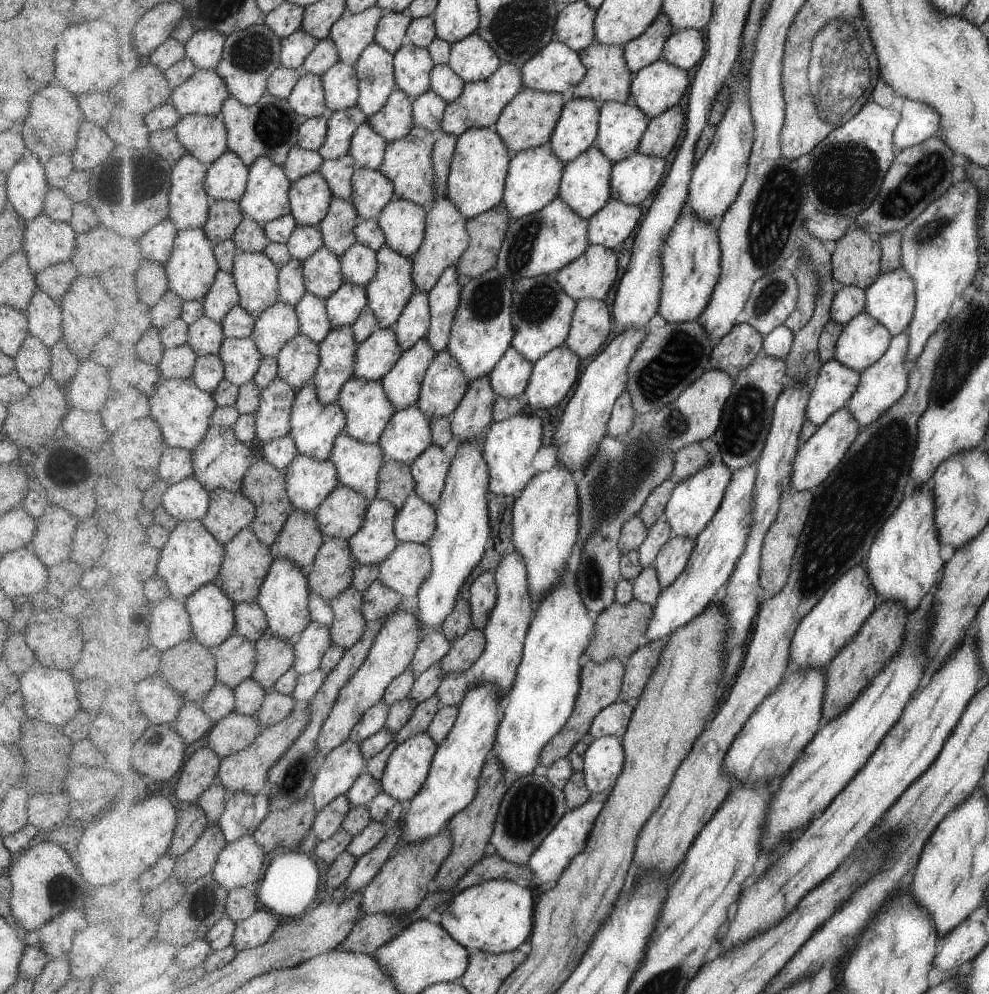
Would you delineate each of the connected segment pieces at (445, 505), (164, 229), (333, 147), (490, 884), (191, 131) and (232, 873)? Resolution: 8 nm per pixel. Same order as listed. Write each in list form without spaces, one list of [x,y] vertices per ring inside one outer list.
[[[483,375],[470,382],[466,396],[451,415],[452,431],[458,446],[452,458],[446,488],[437,504],[438,528],[428,542],[432,554],[432,573],[419,591],[420,601],[416,612],[422,622],[422,630],[435,630],[454,612],[457,605],[455,598],[459,598],[467,578],[481,564],[491,538],[490,464],[483,450],[485,437],[479,434],[483,434],[494,420],[494,406],[498,397],[490,375]]]
[[[170,218],[154,226],[140,240],[140,247],[145,258],[167,264],[174,252],[178,234],[178,226]]]
[[[357,106],[344,111],[332,111],[328,114],[328,135],[326,144],[318,151],[324,159],[336,159],[350,153],[355,131],[368,116]]]
[[[493,879],[455,893],[450,899],[441,911],[441,925],[469,951],[510,953],[529,941],[534,933],[535,894],[522,883]]]
[[[188,114],[175,129],[189,154],[208,166],[229,150],[228,130],[221,116]]]
[[[245,835],[221,852],[213,877],[229,893],[239,887],[249,887],[264,878],[269,859],[270,855],[263,852],[253,835]]]

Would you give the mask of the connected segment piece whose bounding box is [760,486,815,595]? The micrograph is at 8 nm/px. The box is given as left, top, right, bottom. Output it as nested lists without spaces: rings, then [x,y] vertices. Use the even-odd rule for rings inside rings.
[[[786,488],[782,494],[780,511],[776,521],[771,525],[769,532],[765,535],[762,548],[762,572],[761,586],[763,590],[767,589],[771,594],[776,595],[785,588],[788,578],[793,569],[794,558],[798,554],[798,546],[803,529],[806,528],[807,521],[810,518],[811,510],[814,509],[815,495],[812,490],[800,491],[798,488]]]

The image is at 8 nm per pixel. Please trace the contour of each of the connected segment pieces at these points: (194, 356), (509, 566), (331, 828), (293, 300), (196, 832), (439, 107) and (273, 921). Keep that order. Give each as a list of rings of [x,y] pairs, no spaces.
[[[189,343],[166,348],[164,359],[159,364],[160,373],[165,379],[191,378],[198,358],[198,354]]]
[[[514,550],[506,554],[495,573],[498,605],[484,630],[487,641],[485,652],[472,666],[469,678],[471,687],[486,682],[495,683],[503,700],[509,694],[515,679],[518,677],[518,668],[522,664],[526,636],[530,632],[531,621],[536,615],[537,604],[530,591],[526,560],[519,551]]]
[[[347,796],[337,797],[325,809],[318,811],[312,828],[312,841],[326,841],[334,837],[342,828],[343,821],[353,808]]]
[[[291,259],[280,267],[279,301],[295,305],[308,293],[303,263],[299,259]]]
[[[185,806],[185,808],[179,808],[179,822],[176,829],[174,842],[169,850],[169,856],[174,860],[187,854],[197,841],[201,838],[201,835],[208,829],[211,824],[208,820],[206,812],[199,806]]]
[[[433,89],[413,101],[416,124],[433,132],[441,131],[448,102]]]
[[[257,911],[251,918],[236,925],[234,947],[238,951],[244,951],[263,946],[271,940],[274,932],[280,927],[280,919],[272,911]]]

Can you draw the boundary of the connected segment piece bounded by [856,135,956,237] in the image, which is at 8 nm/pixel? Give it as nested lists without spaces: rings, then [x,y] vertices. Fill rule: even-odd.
[[[940,135],[899,151],[894,165],[884,178],[879,196],[856,218],[857,227],[876,237],[907,228],[953,184],[955,156],[956,152]]]

